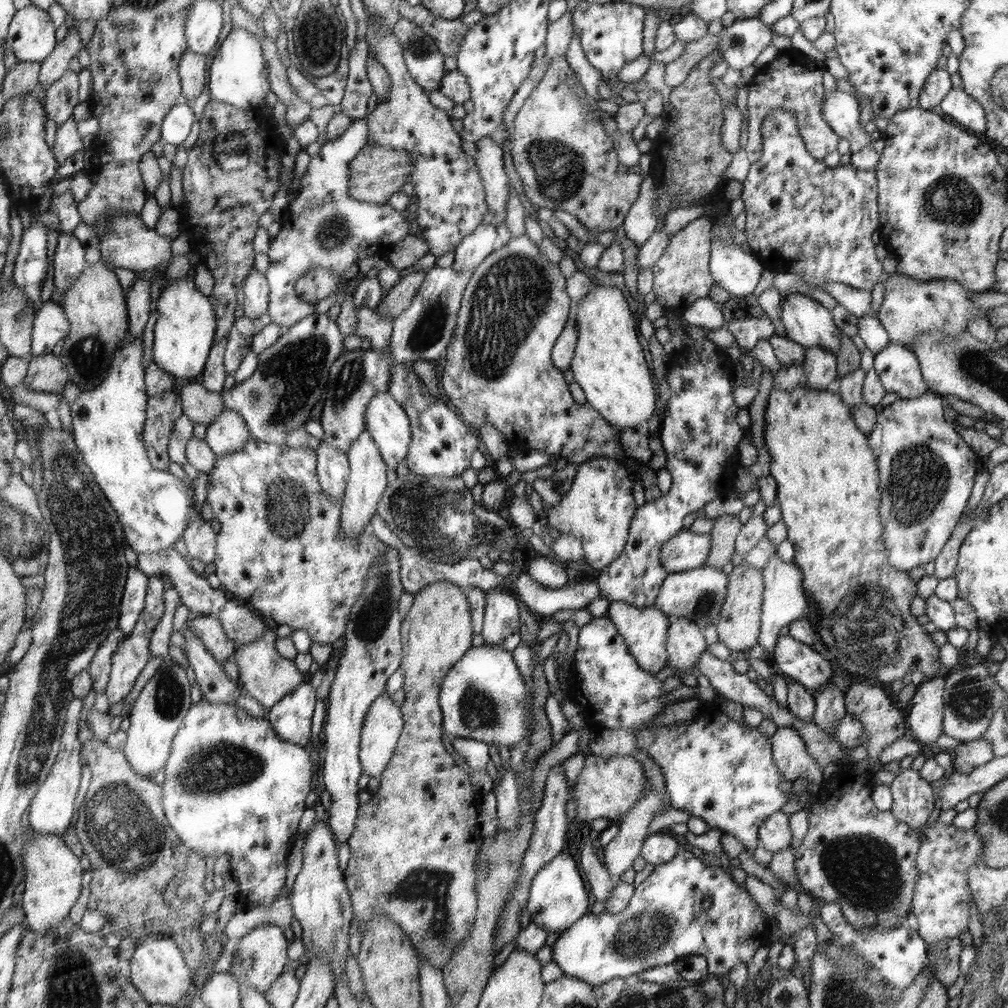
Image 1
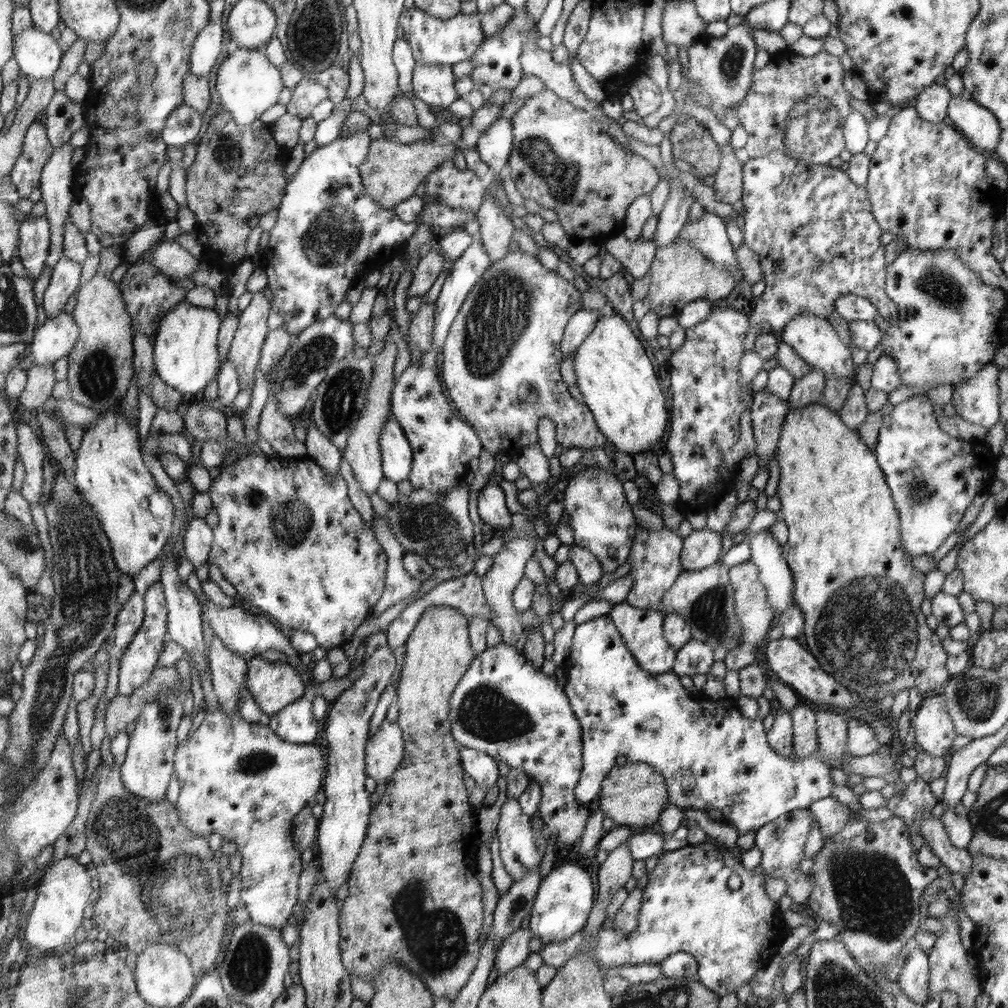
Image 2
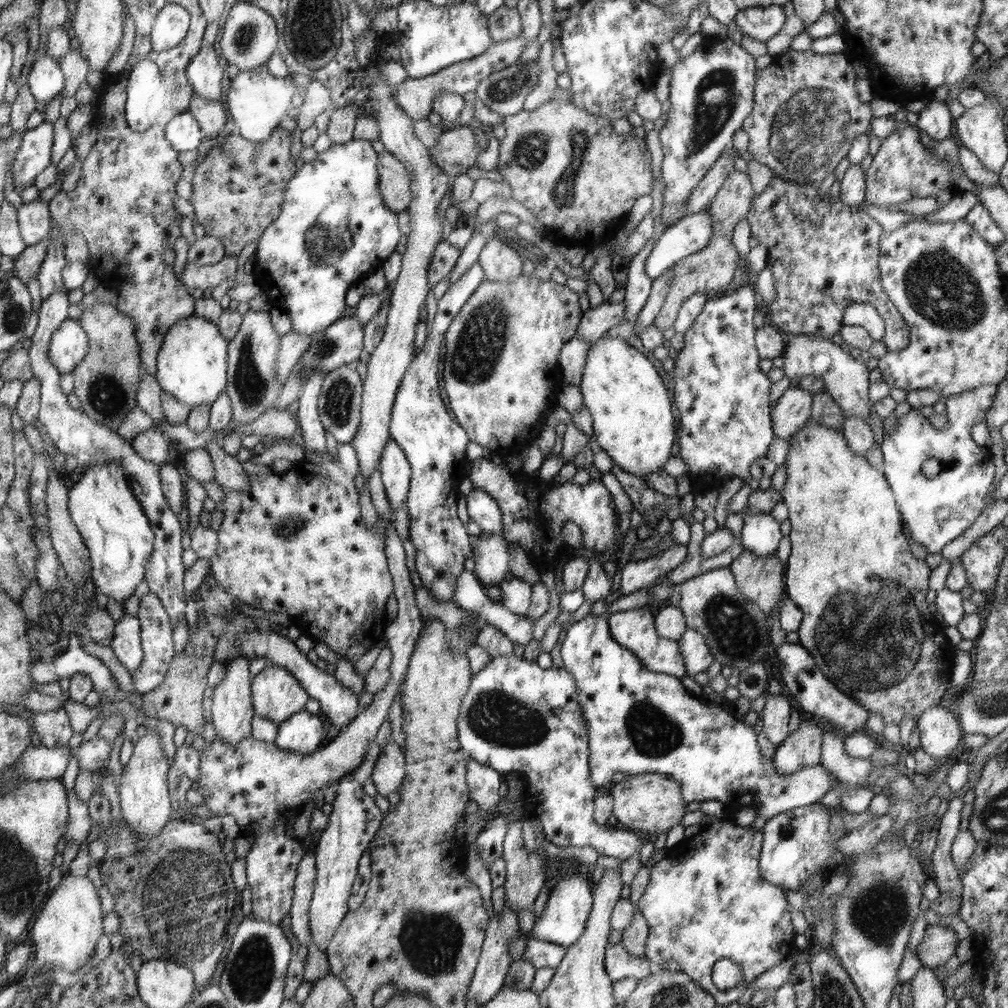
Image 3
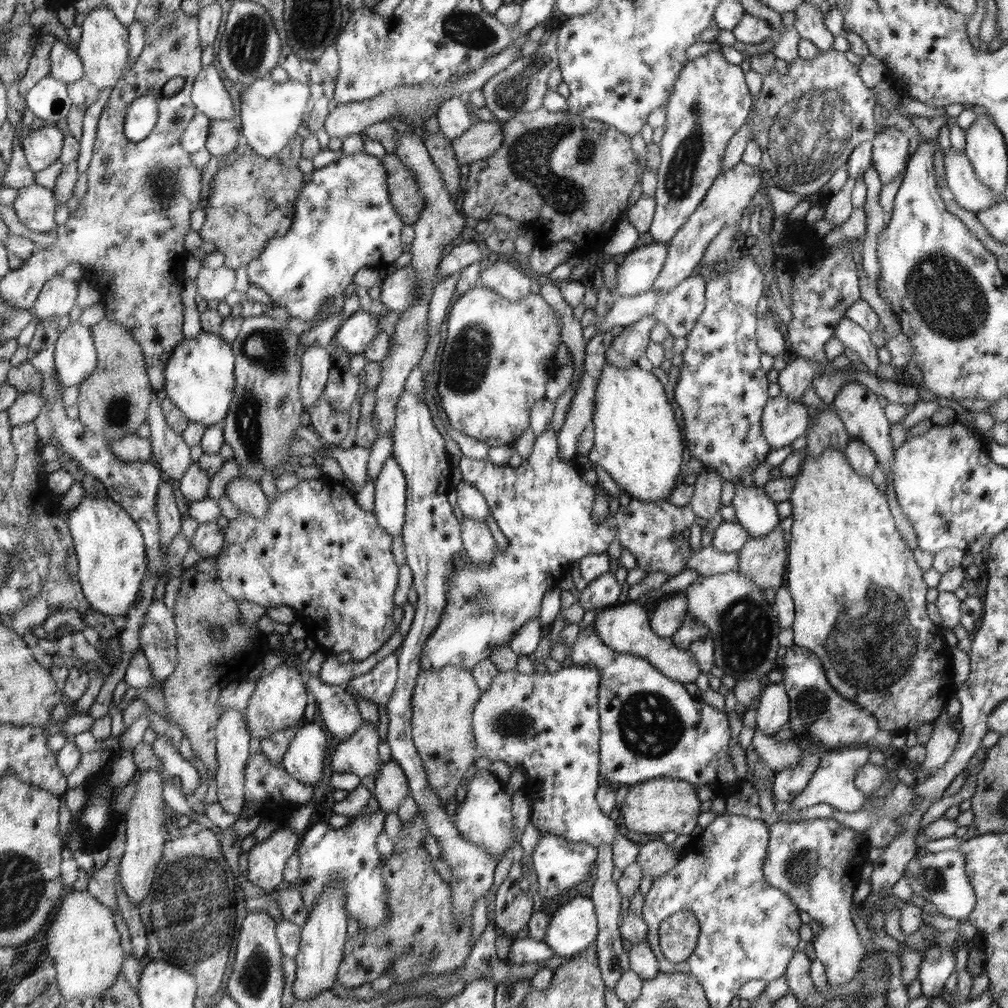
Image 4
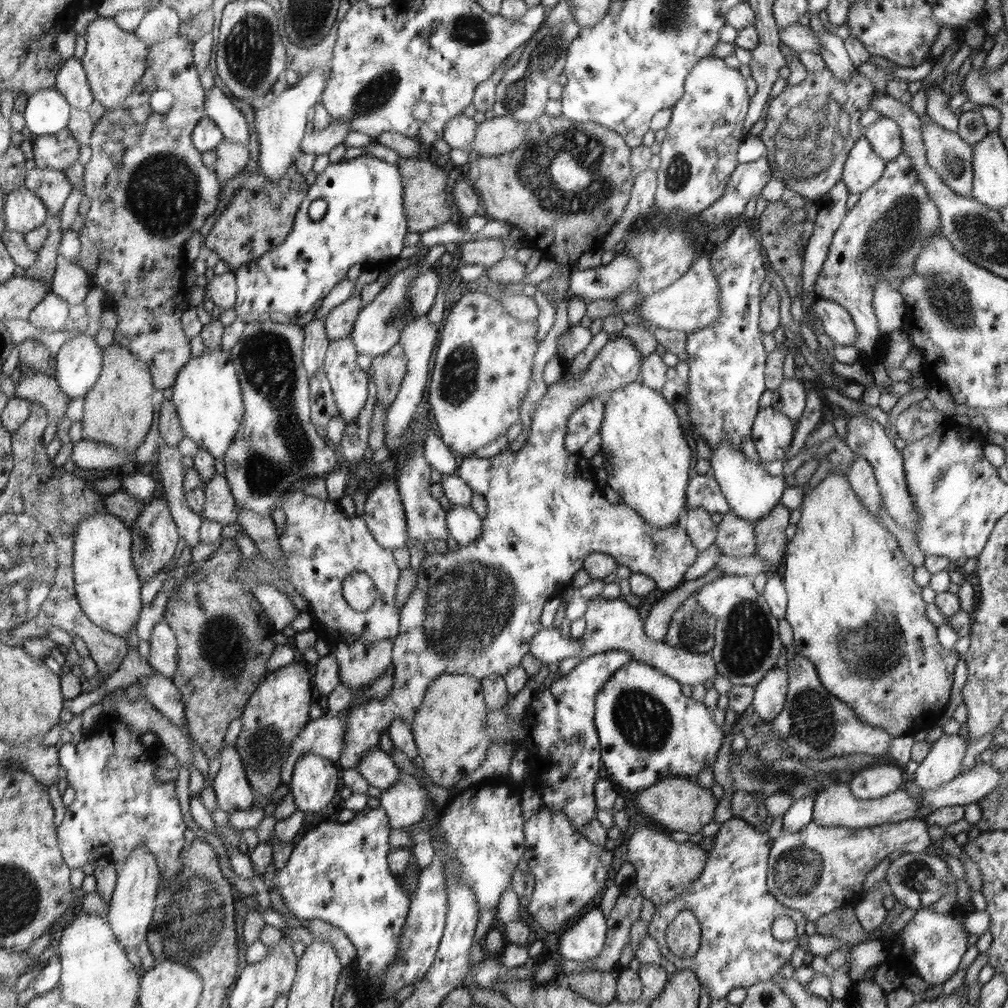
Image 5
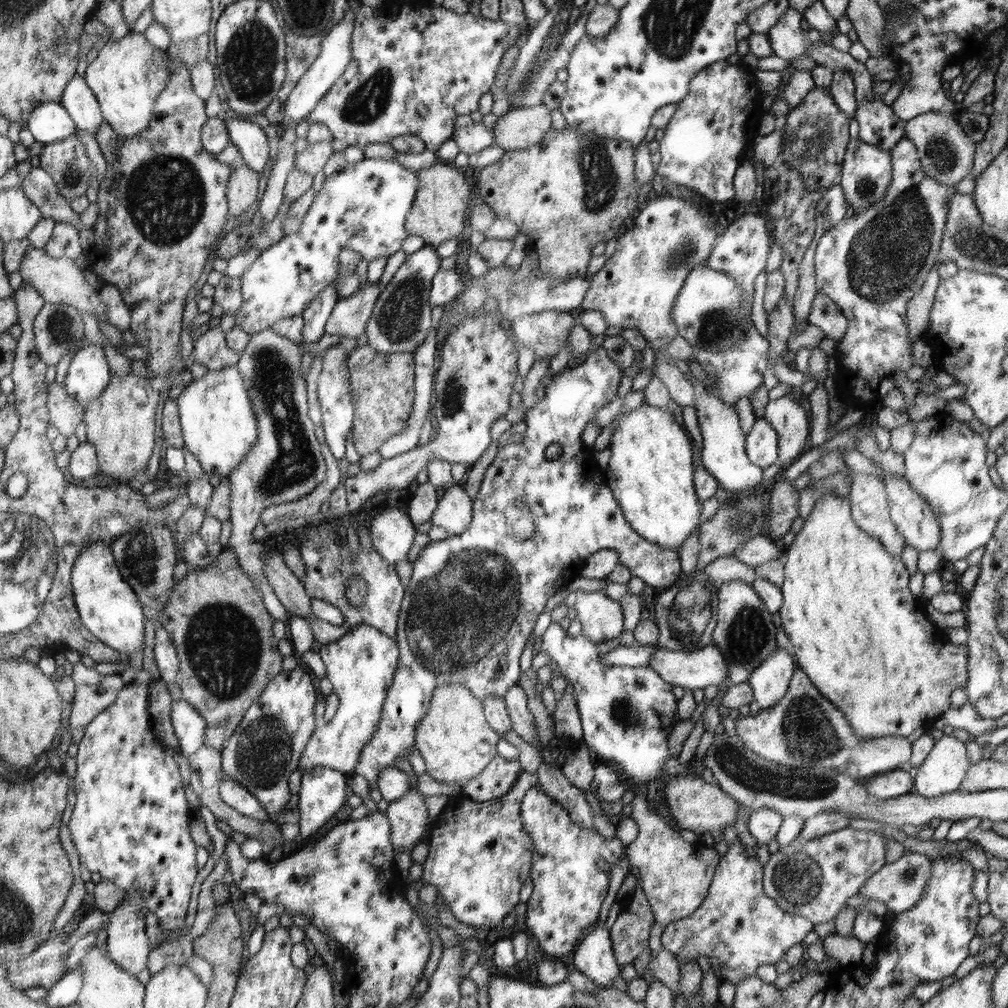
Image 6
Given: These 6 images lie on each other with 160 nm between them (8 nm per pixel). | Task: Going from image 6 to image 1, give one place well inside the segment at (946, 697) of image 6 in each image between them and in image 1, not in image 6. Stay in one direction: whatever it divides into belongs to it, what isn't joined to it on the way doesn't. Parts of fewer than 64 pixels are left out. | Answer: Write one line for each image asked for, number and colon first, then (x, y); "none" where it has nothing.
1: (827, 476)
2: (860, 594)
3: (866, 621)
4: (859, 597)
5: (857, 614)

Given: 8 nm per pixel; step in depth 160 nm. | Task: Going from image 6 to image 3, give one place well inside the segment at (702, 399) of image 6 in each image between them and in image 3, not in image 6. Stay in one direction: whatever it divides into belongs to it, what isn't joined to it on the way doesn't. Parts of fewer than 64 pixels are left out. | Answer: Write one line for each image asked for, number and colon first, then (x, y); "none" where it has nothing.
3: (761, 533)
4: (755, 510)
5: (751, 492)

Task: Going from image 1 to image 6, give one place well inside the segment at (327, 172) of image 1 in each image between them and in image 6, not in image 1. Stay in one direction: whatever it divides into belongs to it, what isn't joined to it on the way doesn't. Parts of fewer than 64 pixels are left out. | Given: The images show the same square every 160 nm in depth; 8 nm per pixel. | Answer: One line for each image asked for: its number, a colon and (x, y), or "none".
2: (328, 232)
3: (334, 226)
4: (345, 220)
5: (365, 223)
6: (363, 208)

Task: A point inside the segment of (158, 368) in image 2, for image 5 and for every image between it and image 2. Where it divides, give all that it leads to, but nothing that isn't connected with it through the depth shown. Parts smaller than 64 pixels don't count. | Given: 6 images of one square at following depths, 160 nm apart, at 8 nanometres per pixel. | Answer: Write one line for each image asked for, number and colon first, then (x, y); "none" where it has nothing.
3: (193, 364)
4: (200, 377)
5: (207, 393)

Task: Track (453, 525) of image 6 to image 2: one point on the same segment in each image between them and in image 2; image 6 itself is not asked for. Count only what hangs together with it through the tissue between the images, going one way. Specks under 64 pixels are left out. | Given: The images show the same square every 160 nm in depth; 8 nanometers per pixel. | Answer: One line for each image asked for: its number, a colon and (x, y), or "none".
2: (507, 570)
3: (491, 557)
4: (478, 543)
5: (464, 525)

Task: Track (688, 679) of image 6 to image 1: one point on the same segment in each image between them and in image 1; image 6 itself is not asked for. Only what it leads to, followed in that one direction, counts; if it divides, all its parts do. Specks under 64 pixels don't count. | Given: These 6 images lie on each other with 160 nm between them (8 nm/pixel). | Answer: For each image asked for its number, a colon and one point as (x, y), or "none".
1: (644, 630)
2: (642, 630)
3: (634, 629)
4: (625, 628)
5: (610, 624)

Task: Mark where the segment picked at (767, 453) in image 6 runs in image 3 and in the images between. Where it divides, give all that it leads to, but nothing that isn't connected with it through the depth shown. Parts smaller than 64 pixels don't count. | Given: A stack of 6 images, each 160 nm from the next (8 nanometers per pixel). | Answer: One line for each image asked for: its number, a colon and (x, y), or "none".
3: (792, 410)
4: (783, 421)
5: (772, 432)

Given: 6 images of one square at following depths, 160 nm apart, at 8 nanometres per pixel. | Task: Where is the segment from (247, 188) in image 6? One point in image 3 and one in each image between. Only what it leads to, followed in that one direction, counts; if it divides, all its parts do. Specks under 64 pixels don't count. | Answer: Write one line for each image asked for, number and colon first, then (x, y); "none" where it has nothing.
3: (211, 116)
4: (222, 140)
5: (232, 158)

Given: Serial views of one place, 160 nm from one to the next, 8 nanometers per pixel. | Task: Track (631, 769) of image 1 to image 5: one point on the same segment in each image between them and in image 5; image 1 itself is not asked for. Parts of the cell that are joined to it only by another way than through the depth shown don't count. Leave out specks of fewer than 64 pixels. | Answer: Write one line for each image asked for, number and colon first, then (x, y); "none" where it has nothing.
2: (632, 795)
3: (650, 802)
4: (663, 805)
5: (677, 803)

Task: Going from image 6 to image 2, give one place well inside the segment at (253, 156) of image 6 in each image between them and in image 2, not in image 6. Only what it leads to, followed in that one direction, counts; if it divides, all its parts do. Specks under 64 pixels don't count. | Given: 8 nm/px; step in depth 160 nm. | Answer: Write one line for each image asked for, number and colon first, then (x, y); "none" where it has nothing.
2: (206, 52)
3: (205, 75)
4: (209, 95)
5: (219, 108)

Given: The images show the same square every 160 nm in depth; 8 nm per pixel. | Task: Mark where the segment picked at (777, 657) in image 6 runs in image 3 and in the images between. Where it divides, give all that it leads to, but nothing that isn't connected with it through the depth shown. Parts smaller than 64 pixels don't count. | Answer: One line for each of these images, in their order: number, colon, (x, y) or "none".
3: (775, 717)
4: (773, 706)
5: (770, 694)

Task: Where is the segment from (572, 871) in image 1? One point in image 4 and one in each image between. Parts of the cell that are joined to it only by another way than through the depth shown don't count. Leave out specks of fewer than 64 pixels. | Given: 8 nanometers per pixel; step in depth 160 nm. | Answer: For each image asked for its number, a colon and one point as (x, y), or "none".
2: (564, 899)
3: (564, 918)
4: (573, 928)

